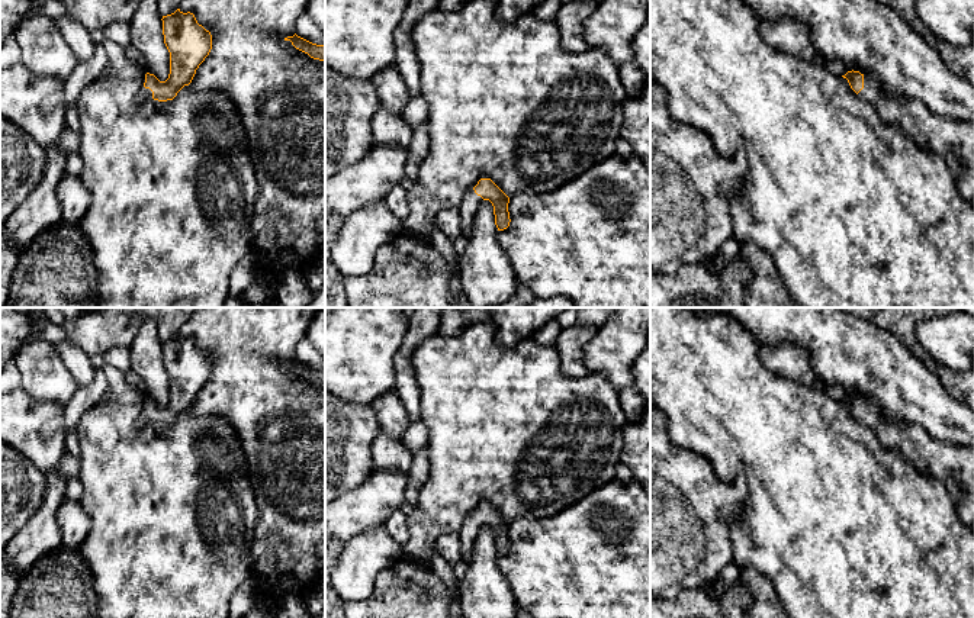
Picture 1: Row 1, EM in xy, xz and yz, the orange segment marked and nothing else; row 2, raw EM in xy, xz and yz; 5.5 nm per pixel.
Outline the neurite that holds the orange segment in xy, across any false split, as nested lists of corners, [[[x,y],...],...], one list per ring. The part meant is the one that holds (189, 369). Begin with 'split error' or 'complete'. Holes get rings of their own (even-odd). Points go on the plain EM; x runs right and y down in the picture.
split error | [[[177,334],[174,338],[163,341],[164,368],[170,377],[170,399],[165,406],[160,406],[154,399],[147,397],[144,411],[138,418],[138,425],[173,425],[177,418],[189,411],[196,399],[199,390],[205,386],[212,374],[212,360],[202,350],[197,348],[193,338],[183,338]]]

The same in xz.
split error | [[[480,503],[478,509],[463,521],[459,530],[462,560],[466,564],[470,563],[475,540],[483,525],[489,525],[494,531],[498,556],[504,556],[509,551],[509,522],[491,503]]]

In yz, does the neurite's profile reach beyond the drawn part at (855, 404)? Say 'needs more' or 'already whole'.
needs more

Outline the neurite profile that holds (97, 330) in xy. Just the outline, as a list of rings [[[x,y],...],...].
[[[87,308],[61,326],[67,342],[93,357],[112,348],[129,348],[147,319],[157,322],[161,341],[171,339],[195,310],[196,308]]]

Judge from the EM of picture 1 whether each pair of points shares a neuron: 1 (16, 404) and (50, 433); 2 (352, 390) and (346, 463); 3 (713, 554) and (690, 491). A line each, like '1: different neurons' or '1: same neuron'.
1: same neuron
2: different neurons
3: same neuron

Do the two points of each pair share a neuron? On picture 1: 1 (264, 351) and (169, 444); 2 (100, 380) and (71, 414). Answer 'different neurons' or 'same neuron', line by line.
1: different neurons
2: same neuron

